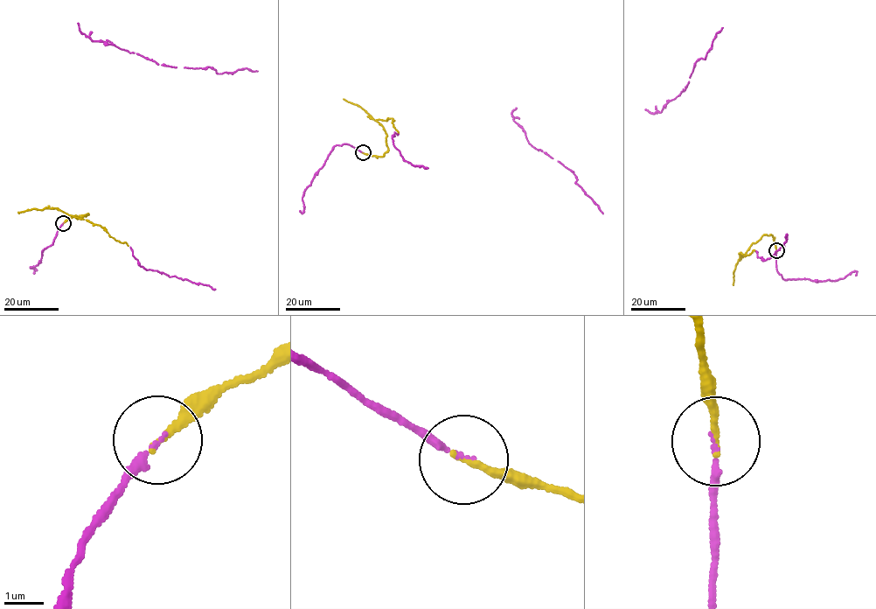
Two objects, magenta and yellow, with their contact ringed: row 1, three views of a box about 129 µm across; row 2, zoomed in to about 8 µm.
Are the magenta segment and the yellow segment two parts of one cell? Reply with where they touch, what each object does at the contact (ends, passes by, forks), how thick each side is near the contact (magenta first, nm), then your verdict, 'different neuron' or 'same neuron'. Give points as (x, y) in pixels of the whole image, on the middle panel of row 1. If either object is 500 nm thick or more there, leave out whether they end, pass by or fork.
at (363, 152); magenta ends there; yellow ends there; 160 nm thick on the magenta side, 190 nm on the other; same neuron

